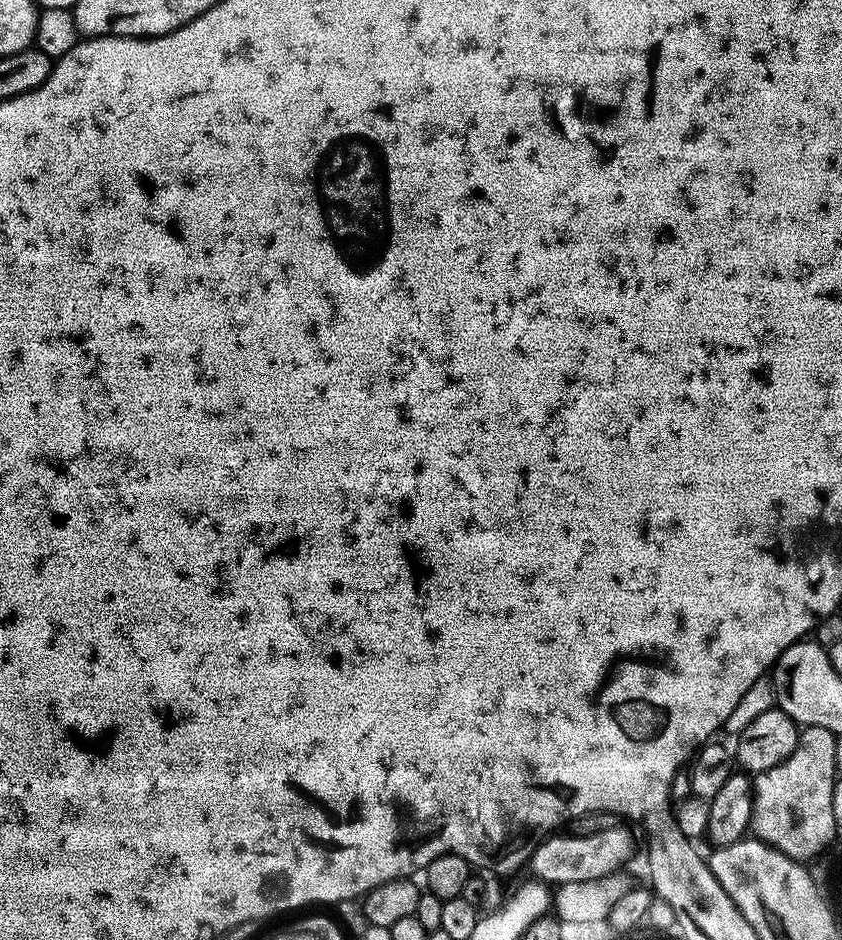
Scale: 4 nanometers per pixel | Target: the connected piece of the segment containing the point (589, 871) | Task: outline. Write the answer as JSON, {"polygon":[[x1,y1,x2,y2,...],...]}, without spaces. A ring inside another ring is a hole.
{"polygon":[[623,826,602,830,589,836,552,834,540,841,532,851,531,875,541,882,559,886,570,882,586,882,621,871,632,856,632,836]]}

